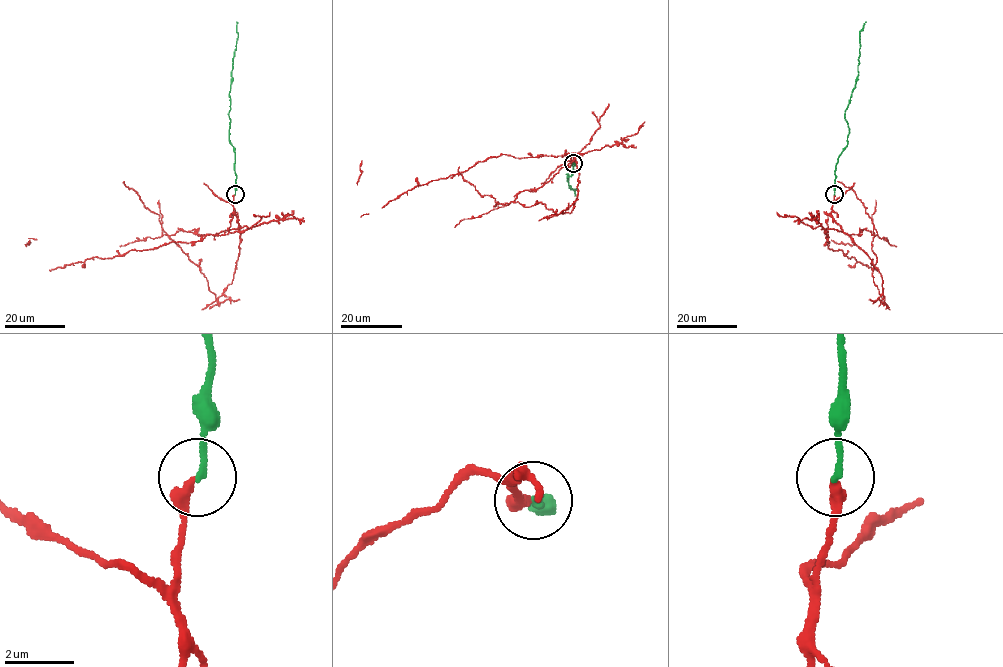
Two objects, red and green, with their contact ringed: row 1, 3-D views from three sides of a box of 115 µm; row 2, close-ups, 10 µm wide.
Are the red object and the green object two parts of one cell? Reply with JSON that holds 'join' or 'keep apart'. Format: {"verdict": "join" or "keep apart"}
{"verdict": "keep apart"}

